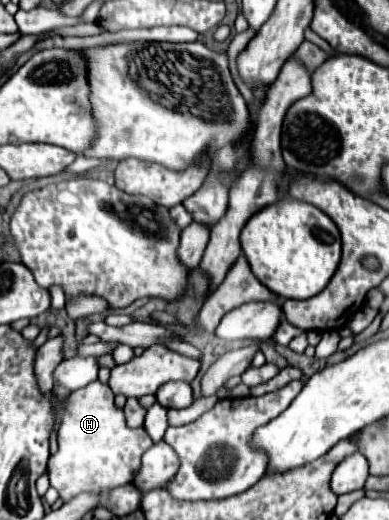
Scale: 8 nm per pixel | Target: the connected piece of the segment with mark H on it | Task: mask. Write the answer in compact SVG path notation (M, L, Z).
M93 381L61 401L59 449L47 463L51 487L59 491L59 497L65 503L79 493L109 495L111 489L133 481L141 467L141 455L151 445L153 441L143 427L131 429L125 423L125 413L115 405L115 393L111 393L111 387Z

